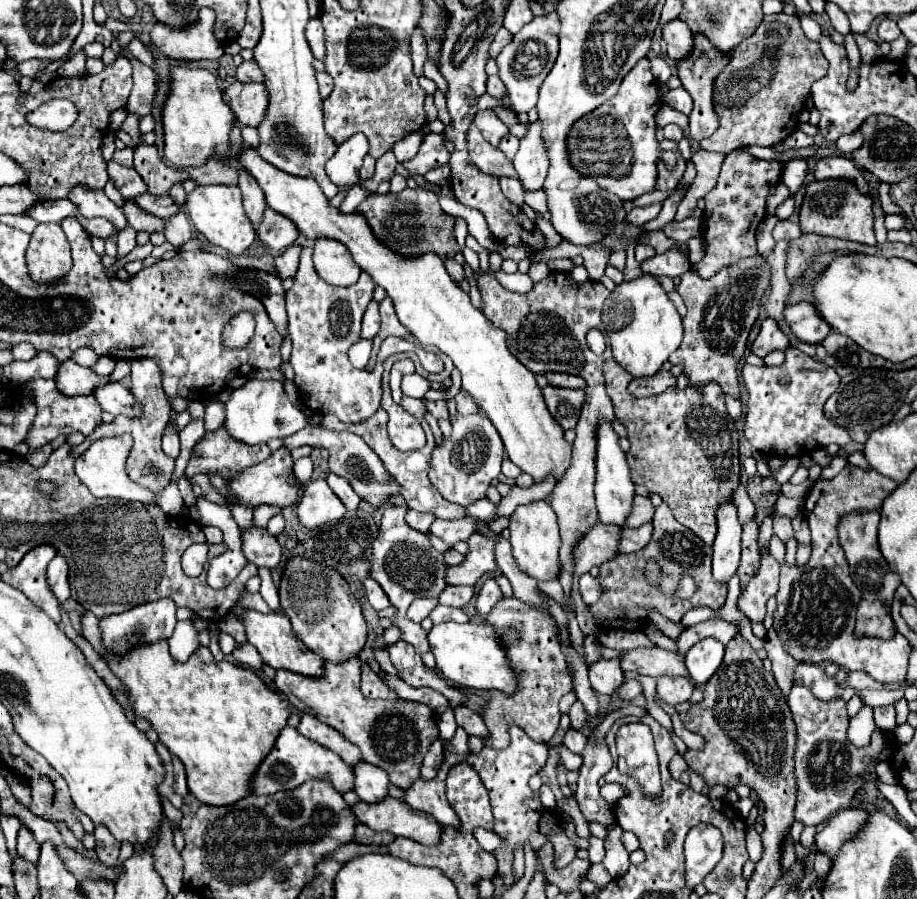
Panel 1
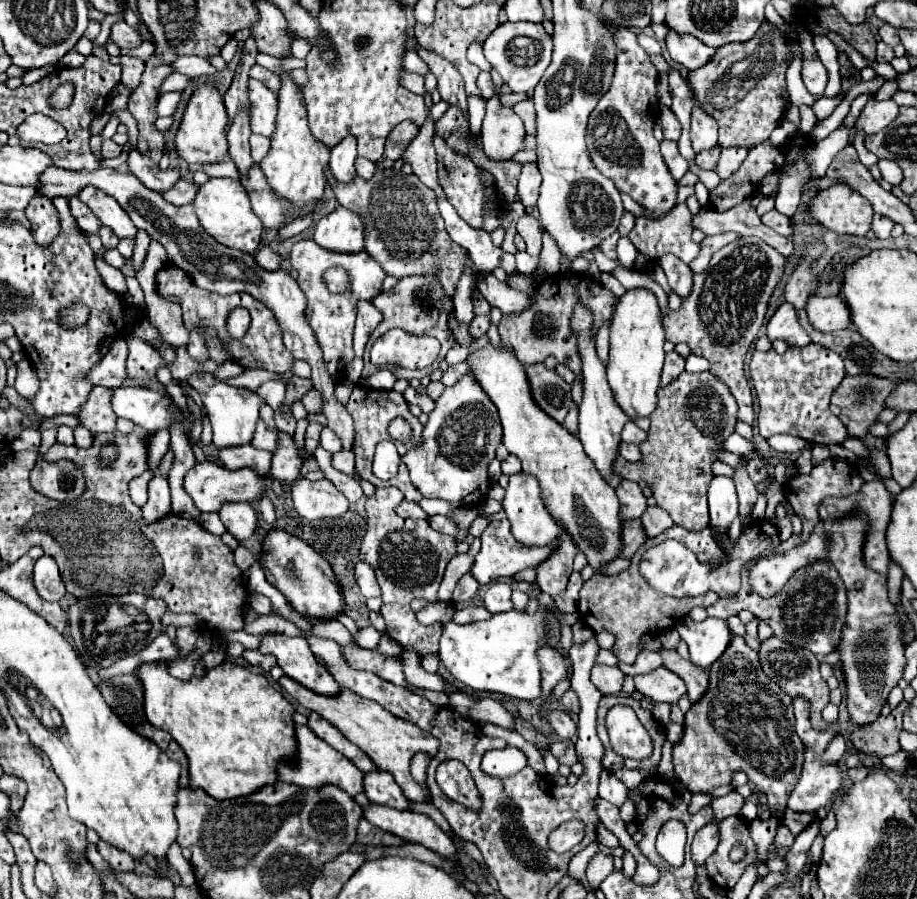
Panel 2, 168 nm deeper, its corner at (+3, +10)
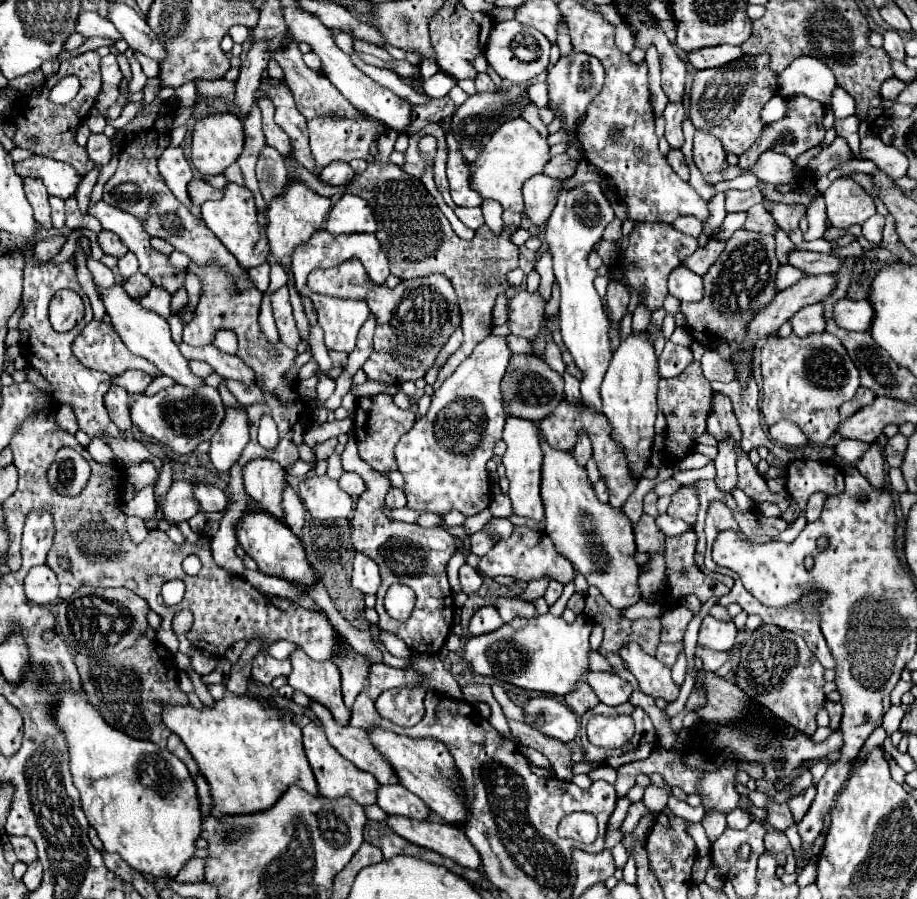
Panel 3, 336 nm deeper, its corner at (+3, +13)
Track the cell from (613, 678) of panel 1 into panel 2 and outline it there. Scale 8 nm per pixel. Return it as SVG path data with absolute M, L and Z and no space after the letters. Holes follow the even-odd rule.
M595 665L591 669L591 681L603 695L617 695L621 691L625 673L619 667Z

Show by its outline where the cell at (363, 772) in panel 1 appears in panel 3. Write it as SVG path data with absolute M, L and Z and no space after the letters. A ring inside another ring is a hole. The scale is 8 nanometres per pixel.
M387 784L379 786L377 790L377 804L387 814L409 816L415 820L425 820L429 816L429 808L419 800L415 794L401 788L401 784Z

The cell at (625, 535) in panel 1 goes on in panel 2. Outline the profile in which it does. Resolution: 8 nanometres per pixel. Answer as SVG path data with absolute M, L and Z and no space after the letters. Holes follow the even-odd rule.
M653 505L653 507L647 507L647 511L643 513L641 517L643 521L643 527L647 531L647 537L657 537L659 533L667 531L667 527L673 527L673 519L669 517L667 511L663 511L661 507Z

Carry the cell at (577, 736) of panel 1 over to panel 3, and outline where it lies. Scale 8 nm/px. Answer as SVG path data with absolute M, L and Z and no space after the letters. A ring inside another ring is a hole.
M537 696L529 700L525 704L525 716L531 728L561 742L571 742L579 734L579 720L575 712L551 696Z

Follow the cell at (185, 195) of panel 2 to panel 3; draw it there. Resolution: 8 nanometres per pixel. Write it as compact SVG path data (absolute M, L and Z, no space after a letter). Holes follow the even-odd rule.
M193 178L193 180L189 182L187 190L189 190L191 202L197 204L197 206L201 206L201 204L207 202L207 200L219 200L219 196L221 196L221 190L211 188L205 180L199 180L199 178Z

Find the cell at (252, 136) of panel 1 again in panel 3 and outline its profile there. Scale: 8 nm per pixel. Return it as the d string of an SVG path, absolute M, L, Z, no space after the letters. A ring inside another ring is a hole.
M263 146L261 154L259 154L259 162L257 162L257 180L259 180L259 188L263 198L267 200L267 204L285 188L287 184L287 172L285 168L281 168L283 164L283 156L271 148L271 146Z

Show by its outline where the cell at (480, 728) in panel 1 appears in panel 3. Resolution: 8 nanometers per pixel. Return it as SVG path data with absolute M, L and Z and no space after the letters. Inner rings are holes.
M521 746L521 752L523 752L523 756L525 756L531 764L535 764L535 766L545 766L545 768L549 768L549 766L551 766L551 764L549 764L549 760L547 760L541 752L537 752L537 750L529 748L529 746Z

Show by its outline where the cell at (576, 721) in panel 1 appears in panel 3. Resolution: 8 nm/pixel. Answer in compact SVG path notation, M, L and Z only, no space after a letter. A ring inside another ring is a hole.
M579 682L575 690L565 694L565 702L577 716L583 716L589 708L599 704L599 698L595 696L595 692L589 688L587 682Z

